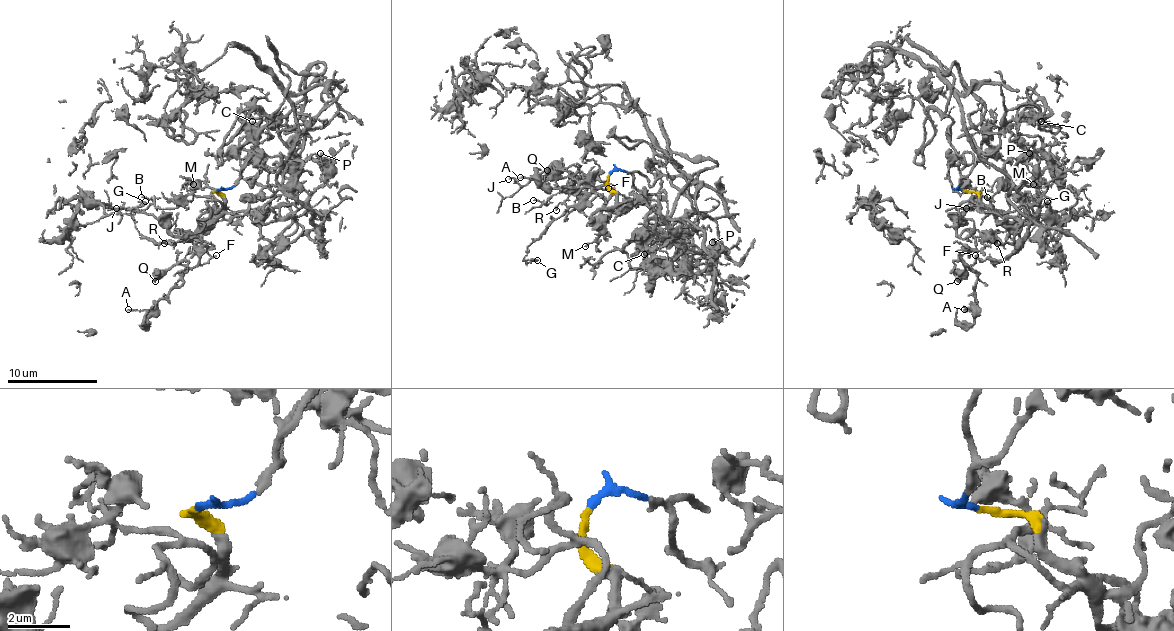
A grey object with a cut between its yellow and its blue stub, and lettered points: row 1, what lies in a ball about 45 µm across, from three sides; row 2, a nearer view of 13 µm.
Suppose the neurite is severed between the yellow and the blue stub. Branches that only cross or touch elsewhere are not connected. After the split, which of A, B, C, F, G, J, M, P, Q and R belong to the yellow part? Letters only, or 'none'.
A, B, F, G, J, M, Q, R

